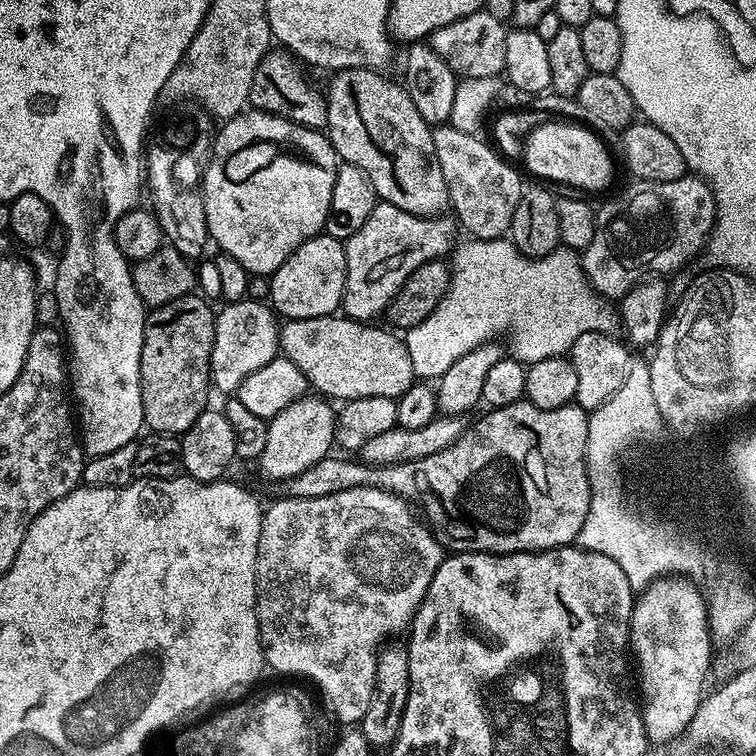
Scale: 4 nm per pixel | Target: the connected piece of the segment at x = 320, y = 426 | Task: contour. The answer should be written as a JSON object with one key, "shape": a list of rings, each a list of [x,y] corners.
{"shape":[[[309,394],[298,402],[286,406],[282,414],[273,416],[268,421],[266,450],[262,450],[258,467],[270,479],[287,482],[290,478],[302,474],[302,470],[310,470],[314,462],[329,455],[334,448],[337,420],[337,413],[331,406],[333,407],[327,399],[316,394]]]}

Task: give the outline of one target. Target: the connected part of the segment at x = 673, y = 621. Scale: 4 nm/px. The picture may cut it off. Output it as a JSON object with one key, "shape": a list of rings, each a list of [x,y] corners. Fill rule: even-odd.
{"shape":[[[659,579],[644,590],[632,605],[630,652],[634,664],[640,667],[640,692],[644,729],[653,745],[679,737],[694,718],[702,699],[702,680],[712,658],[714,641],[708,630],[708,610],[705,599],[690,584],[675,584],[675,579]]]}

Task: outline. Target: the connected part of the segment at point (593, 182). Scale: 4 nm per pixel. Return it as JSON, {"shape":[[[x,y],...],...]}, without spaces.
{"shape":[[[545,119],[544,123],[525,136],[522,161],[534,175],[541,176],[544,180],[569,184],[572,187],[569,189],[581,193],[600,192],[612,180],[612,156],[608,153],[607,146],[592,133],[595,131],[580,124],[563,124],[560,120]]]}

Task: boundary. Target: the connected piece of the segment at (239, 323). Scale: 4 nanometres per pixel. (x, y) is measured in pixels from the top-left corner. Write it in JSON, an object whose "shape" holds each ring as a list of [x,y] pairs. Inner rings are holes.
{"shape":[[[233,300],[216,312],[214,346],[210,358],[210,384],[220,392],[239,393],[240,383],[266,362],[276,359],[280,347],[278,316],[267,303],[258,300]]]}

